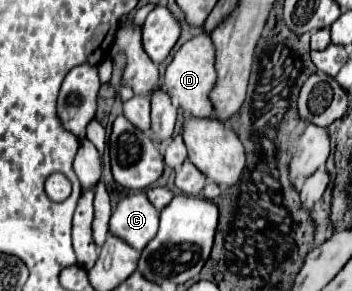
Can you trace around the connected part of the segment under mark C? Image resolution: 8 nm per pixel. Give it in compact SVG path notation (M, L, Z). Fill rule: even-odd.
M146 192L126 196L110 218L110 232L126 240L136 250L144 250L158 232L158 210L146 198Z

